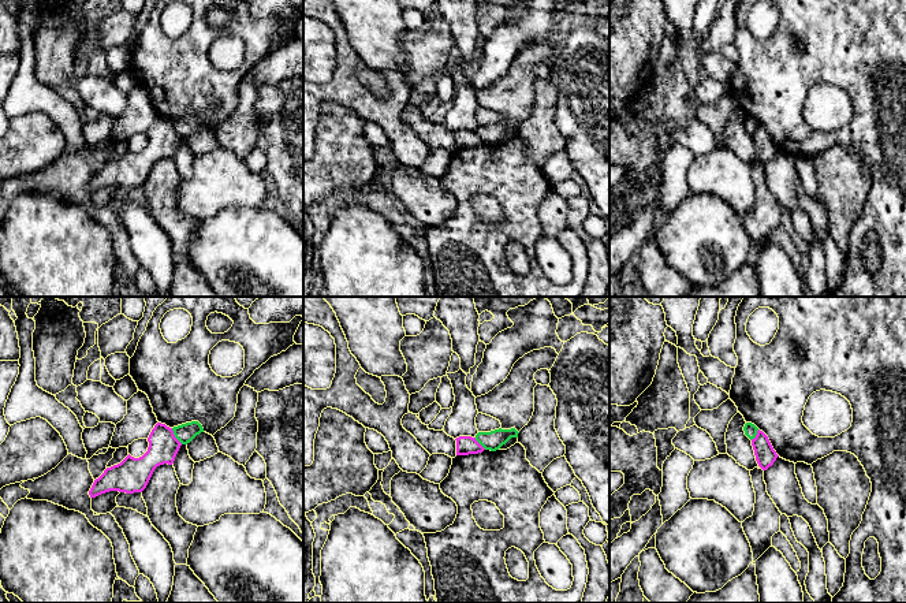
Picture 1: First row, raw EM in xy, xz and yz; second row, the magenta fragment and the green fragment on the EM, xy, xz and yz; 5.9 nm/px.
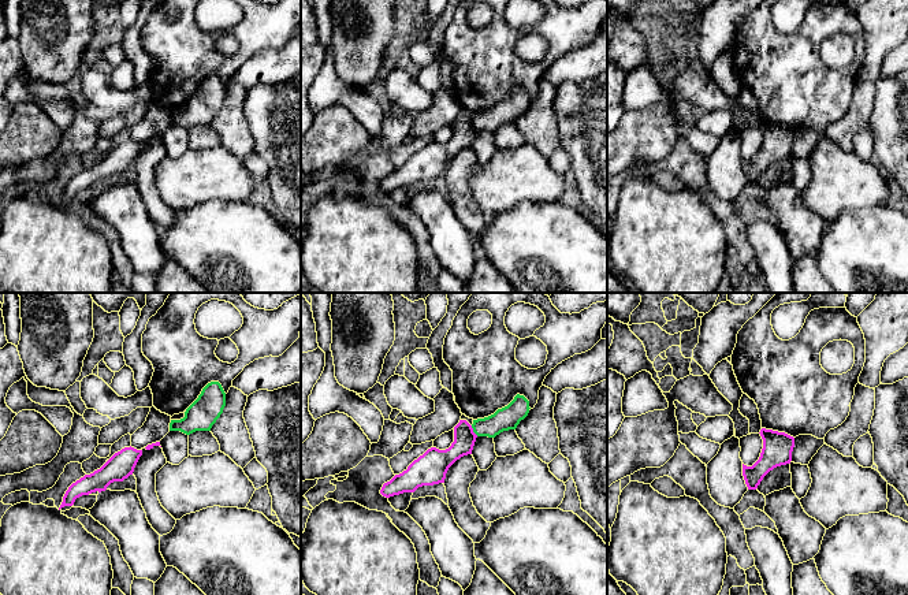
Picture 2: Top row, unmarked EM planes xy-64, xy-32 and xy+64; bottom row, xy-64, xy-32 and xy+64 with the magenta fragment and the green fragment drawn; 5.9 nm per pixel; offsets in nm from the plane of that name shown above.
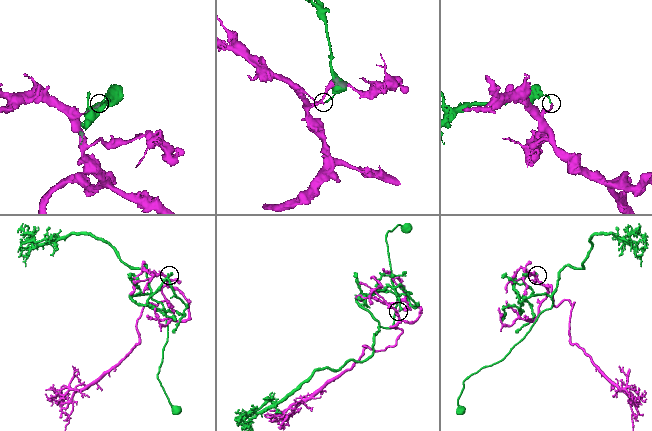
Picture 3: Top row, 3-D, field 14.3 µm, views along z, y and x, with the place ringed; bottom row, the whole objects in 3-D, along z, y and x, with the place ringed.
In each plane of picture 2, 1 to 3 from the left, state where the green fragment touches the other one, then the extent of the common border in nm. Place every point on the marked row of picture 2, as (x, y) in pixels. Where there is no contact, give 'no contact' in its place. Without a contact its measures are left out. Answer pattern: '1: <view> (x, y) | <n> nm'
1: no contact
2: xy-32 (472, 431) | 80 nm
3: no contact

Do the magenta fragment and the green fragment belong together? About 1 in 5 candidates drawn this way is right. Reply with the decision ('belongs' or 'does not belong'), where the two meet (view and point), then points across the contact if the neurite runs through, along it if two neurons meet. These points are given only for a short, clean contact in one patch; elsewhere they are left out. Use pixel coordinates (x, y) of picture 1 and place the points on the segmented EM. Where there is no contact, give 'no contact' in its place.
does not belong | xy (174, 436) | along xy (171, 428), (172, 434), (182, 443)

